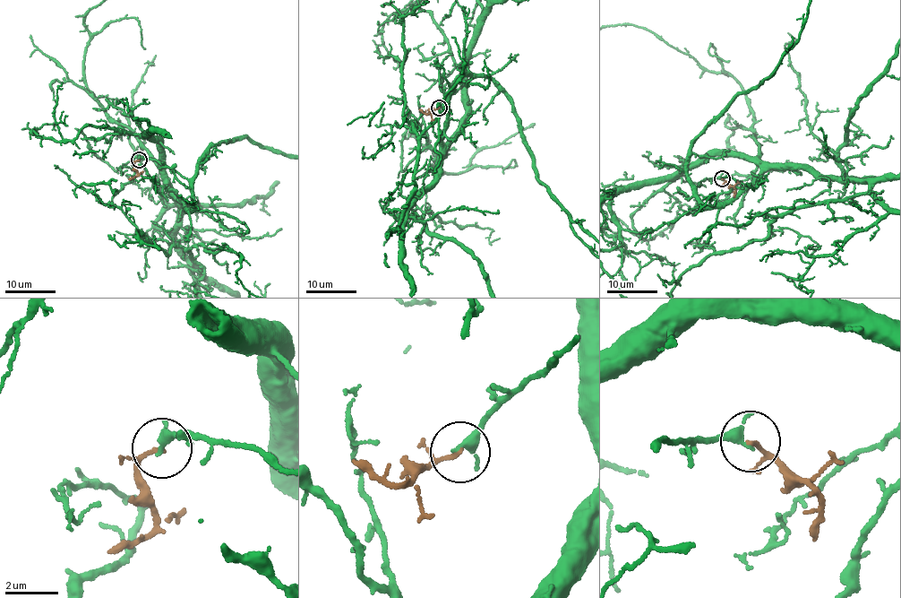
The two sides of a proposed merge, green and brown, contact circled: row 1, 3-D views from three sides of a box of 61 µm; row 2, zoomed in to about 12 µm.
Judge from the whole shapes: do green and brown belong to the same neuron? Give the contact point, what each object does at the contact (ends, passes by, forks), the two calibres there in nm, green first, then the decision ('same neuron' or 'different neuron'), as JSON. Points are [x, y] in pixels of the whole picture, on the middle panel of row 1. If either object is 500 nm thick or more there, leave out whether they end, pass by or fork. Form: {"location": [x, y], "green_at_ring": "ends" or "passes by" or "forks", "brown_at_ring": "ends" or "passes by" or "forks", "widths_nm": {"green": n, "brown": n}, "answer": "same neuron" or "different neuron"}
{"location": [439, 108], "green_at_ring": "passes by", "brown_at_ring": "passes by", "widths_nm": {"green": 260, "brown": 120}, "answer": "different neuron"}

